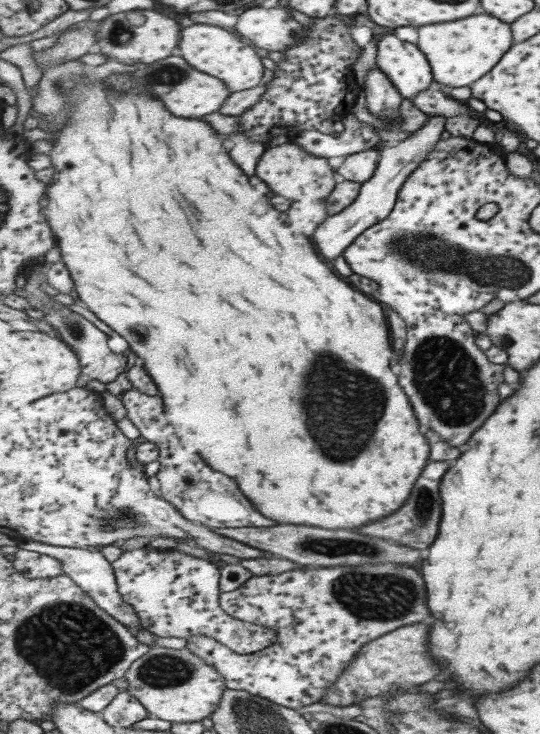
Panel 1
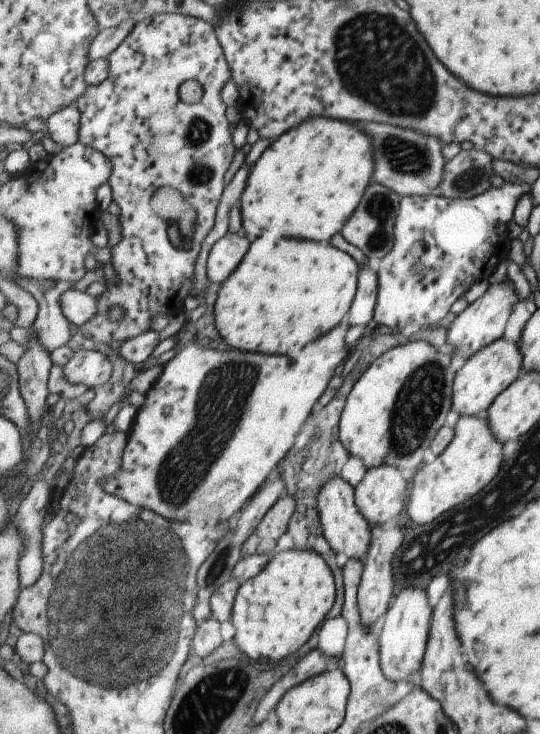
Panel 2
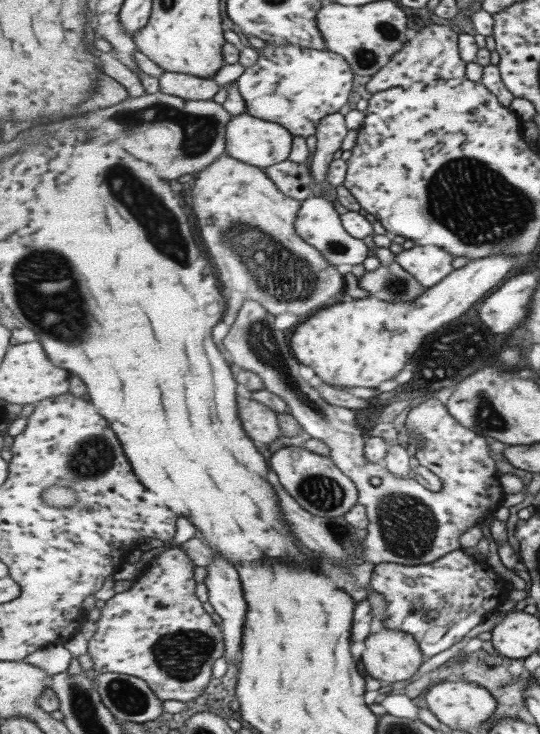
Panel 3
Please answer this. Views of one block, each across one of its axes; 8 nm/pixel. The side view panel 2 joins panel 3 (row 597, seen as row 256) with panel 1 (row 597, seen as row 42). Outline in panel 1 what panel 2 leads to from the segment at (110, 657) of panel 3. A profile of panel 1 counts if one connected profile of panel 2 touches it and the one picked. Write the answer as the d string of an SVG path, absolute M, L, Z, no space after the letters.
M146 547L125 551L112 562L118 591L132 604L143 628L163 638L185 638L204 634L241 654L253 654L276 642L273 628L240 621L221 606L221 568L207 558L191 556L180 550L161 551Z

